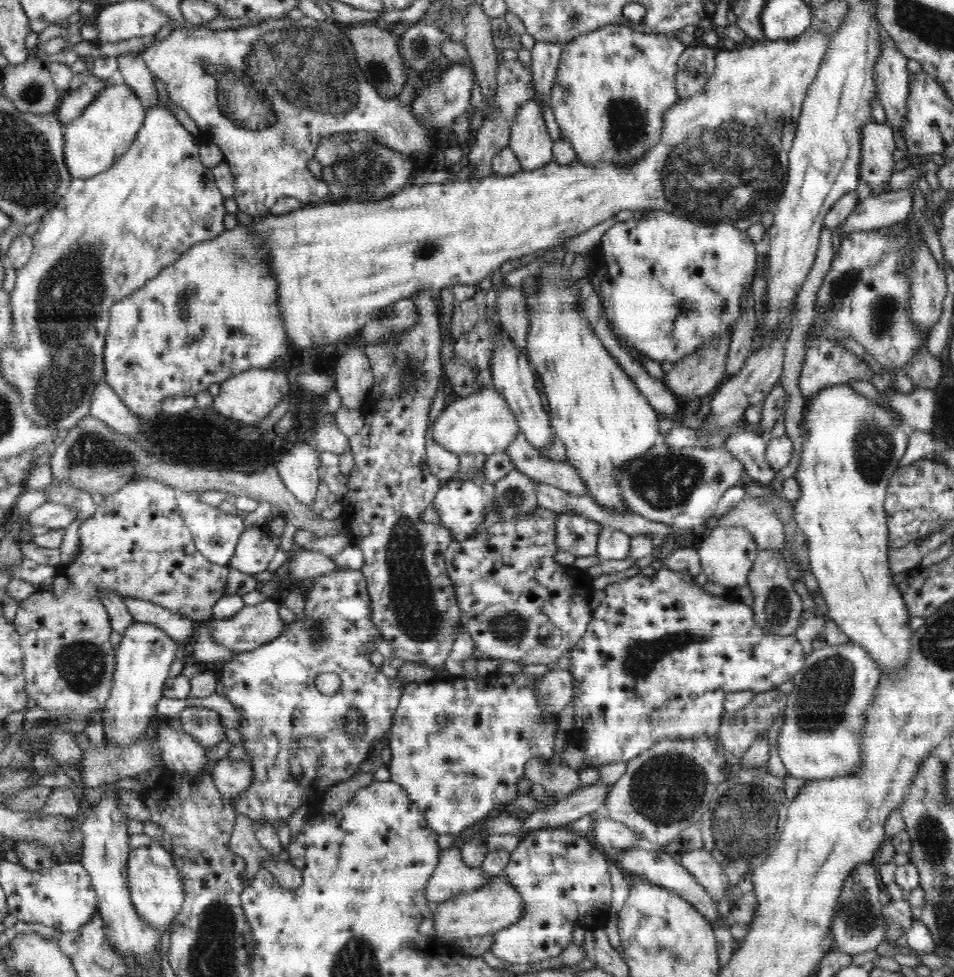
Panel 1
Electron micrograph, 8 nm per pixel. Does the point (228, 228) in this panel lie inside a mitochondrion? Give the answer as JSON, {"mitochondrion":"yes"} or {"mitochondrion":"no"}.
{"mitochondrion":"no"}

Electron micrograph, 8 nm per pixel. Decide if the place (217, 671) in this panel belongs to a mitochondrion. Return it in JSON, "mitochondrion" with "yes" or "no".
{"mitochondrion":"no"}

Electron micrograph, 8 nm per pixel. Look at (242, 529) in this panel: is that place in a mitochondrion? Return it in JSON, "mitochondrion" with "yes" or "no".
{"mitochondrion":"no"}

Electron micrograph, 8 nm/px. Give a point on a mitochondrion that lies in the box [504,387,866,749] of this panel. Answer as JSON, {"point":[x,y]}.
{"point":[825,689]}

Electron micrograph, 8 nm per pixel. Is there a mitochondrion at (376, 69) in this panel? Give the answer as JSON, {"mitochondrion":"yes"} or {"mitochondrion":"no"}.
{"mitochondrion":"yes"}

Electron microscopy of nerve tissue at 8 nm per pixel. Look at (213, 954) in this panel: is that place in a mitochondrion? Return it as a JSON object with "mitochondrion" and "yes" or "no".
{"mitochondrion":"yes"}

